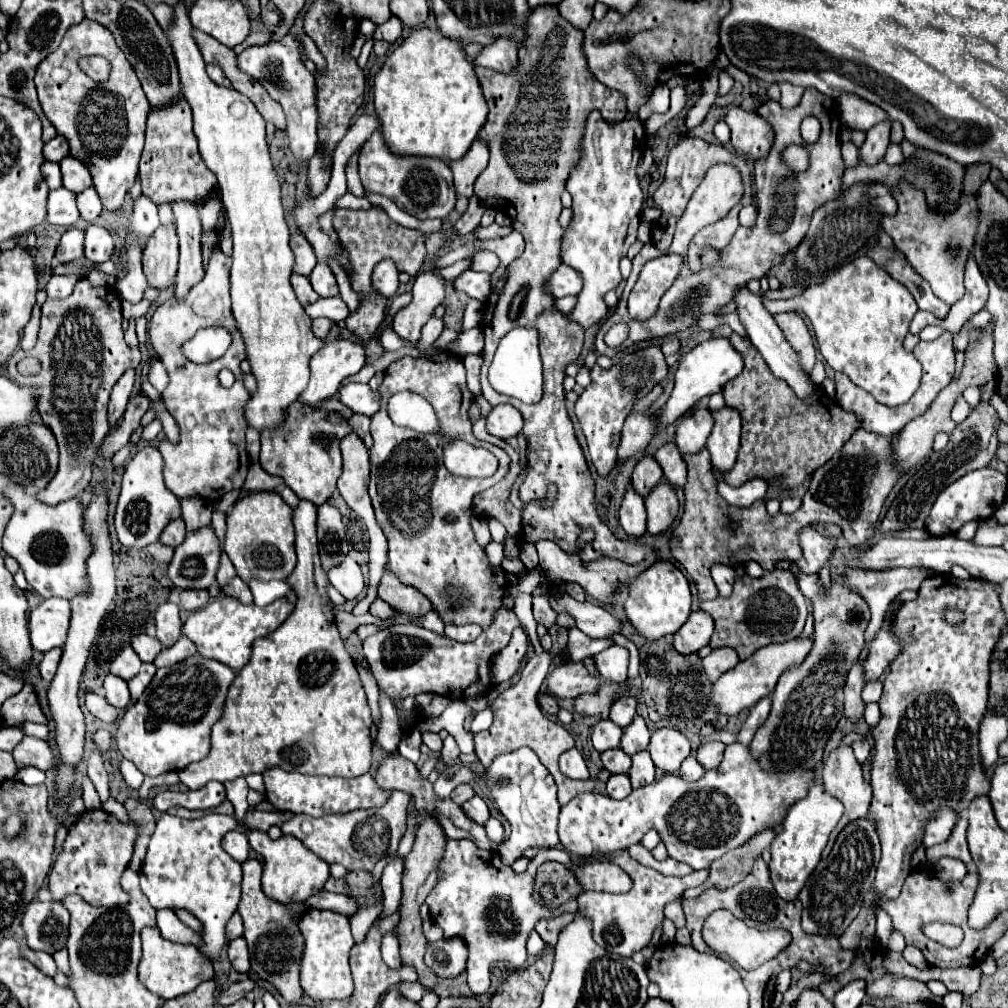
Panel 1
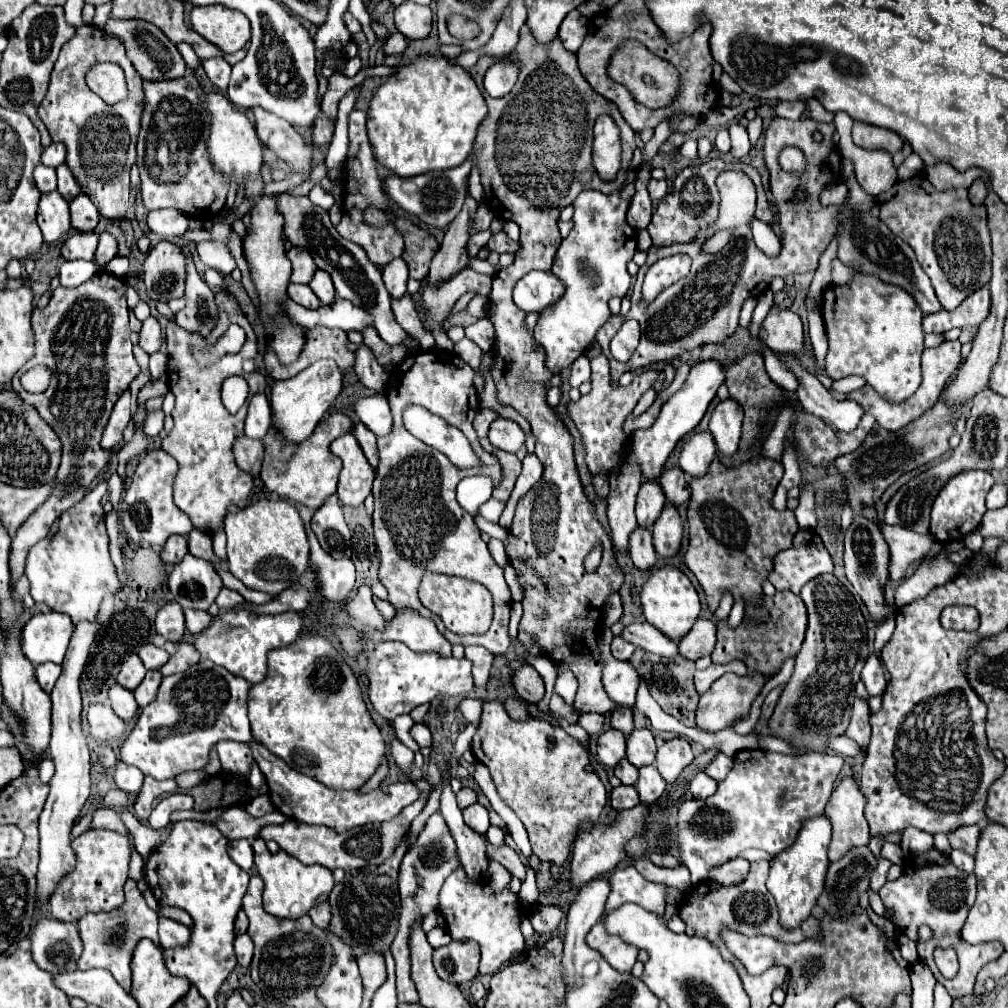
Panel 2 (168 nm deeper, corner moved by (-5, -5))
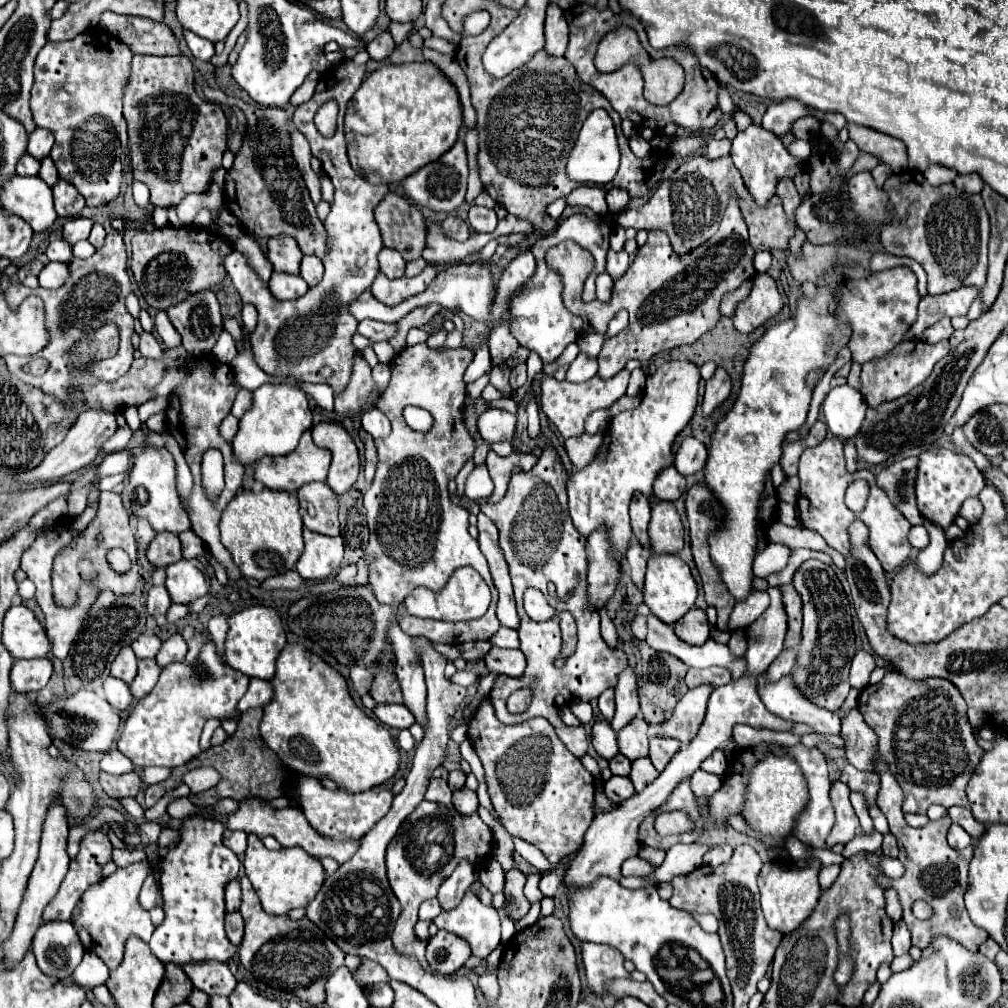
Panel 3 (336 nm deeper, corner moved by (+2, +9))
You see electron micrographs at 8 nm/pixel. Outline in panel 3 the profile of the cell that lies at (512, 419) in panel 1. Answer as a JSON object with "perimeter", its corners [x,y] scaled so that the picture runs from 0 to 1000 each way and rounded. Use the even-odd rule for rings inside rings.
{"perimeter":[[[484,405],[476,415],[474,415],[474,427],[480,437],[484,438],[496,438],[496,437],[508,437],[512,425],[512,413],[494,407],[494,405]]]}

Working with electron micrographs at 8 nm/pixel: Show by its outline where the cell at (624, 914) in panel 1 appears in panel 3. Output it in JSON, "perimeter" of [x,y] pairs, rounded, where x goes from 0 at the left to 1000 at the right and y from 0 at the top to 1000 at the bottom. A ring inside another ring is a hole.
{"perimeter":[[[577,935],[577,952],[579,952],[583,976],[591,986],[595,986],[599,978],[599,970],[623,968],[619,960],[619,948],[615,946],[615,942],[607,938]]]}

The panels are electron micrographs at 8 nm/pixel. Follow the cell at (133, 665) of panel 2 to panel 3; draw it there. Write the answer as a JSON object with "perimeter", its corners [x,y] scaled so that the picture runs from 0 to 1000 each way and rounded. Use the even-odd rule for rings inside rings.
{"perimeter":[[[123,641],[115,655],[111,657],[111,663],[109,663],[109,669],[123,675],[125,679],[131,677],[131,673],[135,671],[135,659],[137,659],[137,653],[133,651],[133,645],[129,641]]]}

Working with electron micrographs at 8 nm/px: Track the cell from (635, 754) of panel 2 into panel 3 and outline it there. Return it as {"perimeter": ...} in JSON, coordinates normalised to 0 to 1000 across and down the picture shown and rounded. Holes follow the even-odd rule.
{"perimeter":[[[629,712],[623,720],[613,726],[615,746],[623,754],[643,750],[643,718],[637,712]]]}

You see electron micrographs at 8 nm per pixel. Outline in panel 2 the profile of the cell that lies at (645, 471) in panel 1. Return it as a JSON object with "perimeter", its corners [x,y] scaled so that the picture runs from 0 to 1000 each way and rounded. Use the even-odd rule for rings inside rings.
{"perimeter":[[[638,478],[632,490],[632,520],[636,524],[646,524],[660,502],[660,492],[652,478]]]}

